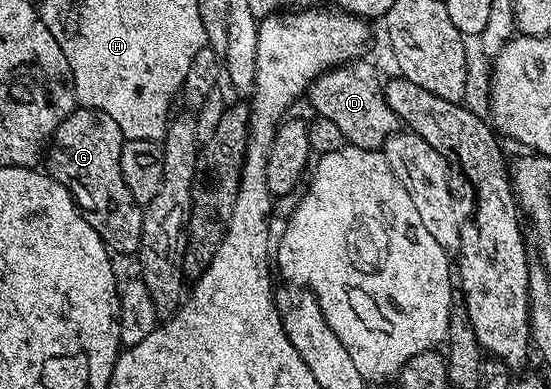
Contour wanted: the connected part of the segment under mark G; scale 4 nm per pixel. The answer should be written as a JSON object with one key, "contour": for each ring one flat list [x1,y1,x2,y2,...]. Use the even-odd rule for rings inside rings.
{"contour":[[76,109,71,113,75,118,71,115,65,116,65,120,61,120,46,147,46,173,56,178,74,196,76,204,95,223,95,229,108,247,119,252,138,251,143,227,143,210,138,205,131,210,123,210,123,206,119,206,119,218,123,218,127,226,115,226,115,222,111,222,111,210,115,210,115,206,103,206,103,198,123,198,123,202,135,202,125,184,119,163,125,141,121,128,117,128,117,120,113,120,100,110,83,114,83,118,79,118],[123,238,127,238,127,242,123,242]]}

